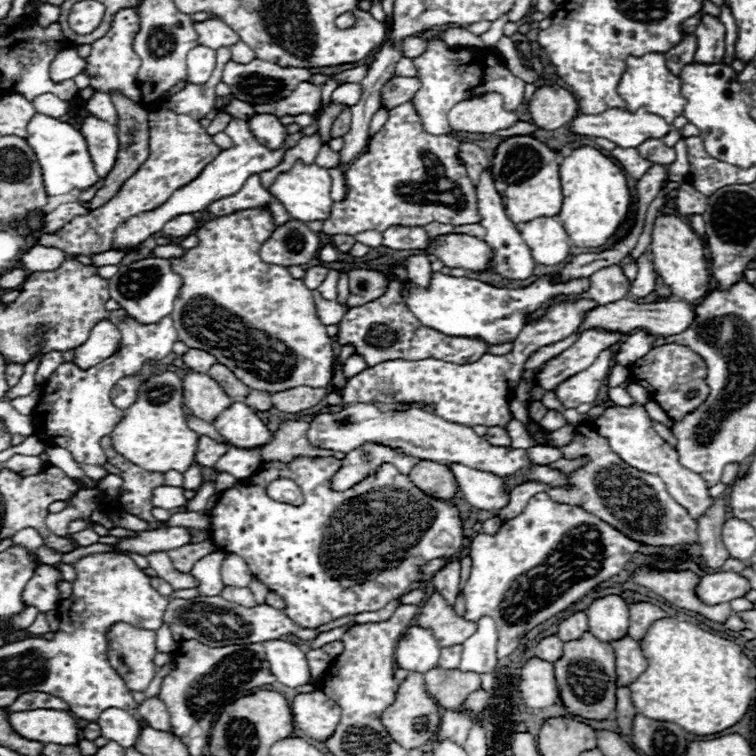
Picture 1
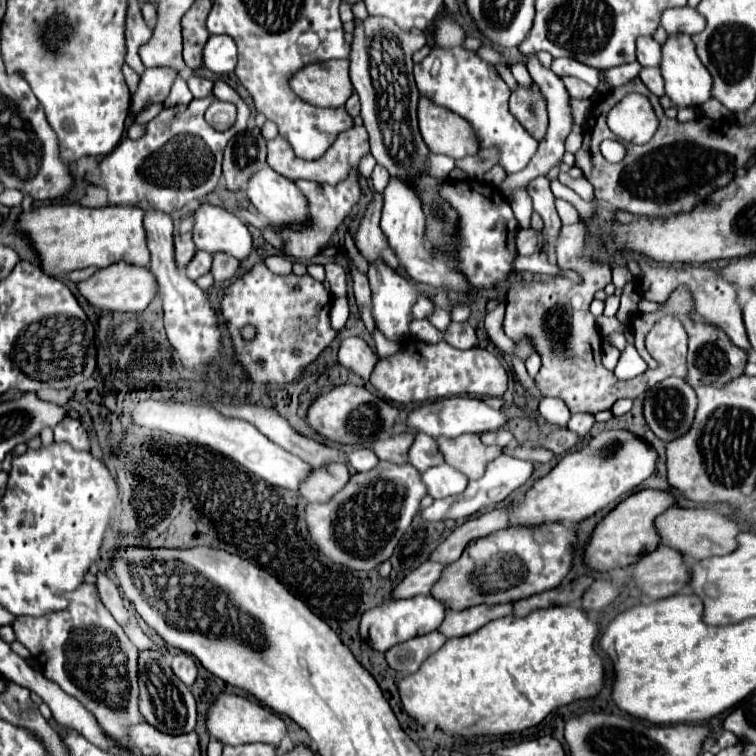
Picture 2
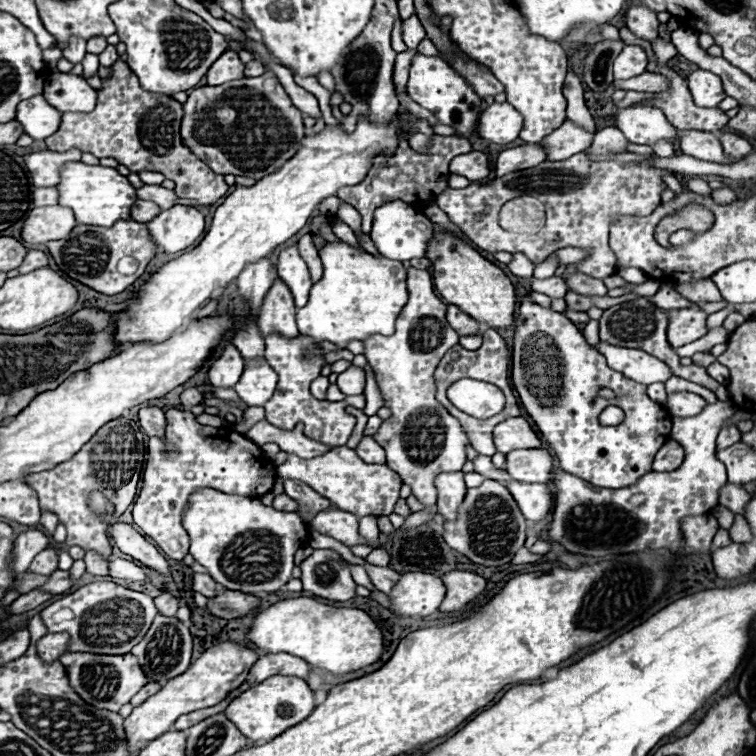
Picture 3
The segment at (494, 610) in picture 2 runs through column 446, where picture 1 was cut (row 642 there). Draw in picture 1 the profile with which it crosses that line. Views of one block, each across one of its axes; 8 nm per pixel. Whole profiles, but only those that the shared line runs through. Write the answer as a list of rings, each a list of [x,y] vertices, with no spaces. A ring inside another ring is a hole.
[[[630,636],[612,642],[612,648],[616,654],[616,672],[618,672],[616,684],[628,686],[648,668],[648,662],[640,650],[640,644]]]

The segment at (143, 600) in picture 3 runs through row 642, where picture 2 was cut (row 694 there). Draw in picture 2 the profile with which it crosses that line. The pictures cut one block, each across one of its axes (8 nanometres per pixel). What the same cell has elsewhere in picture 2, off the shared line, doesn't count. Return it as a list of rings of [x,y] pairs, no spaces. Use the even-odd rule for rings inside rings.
[[[80,584],[74,592],[70,592],[70,604],[64,610],[50,612],[40,618],[16,616],[16,620],[10,626],[16,634],[16,640],[22,642],[30,650],[30,654],[40,660],[46,678],[50,678],[66,694],[82,702],[98,718],[100,726],[106,730],[108,736],[116,738],[122,744],[130,744],[126,736],[128,726],[142,722],[142,714],[138,712],[138,648],[116,624],[112,614],[104,608],[94,584]]]

